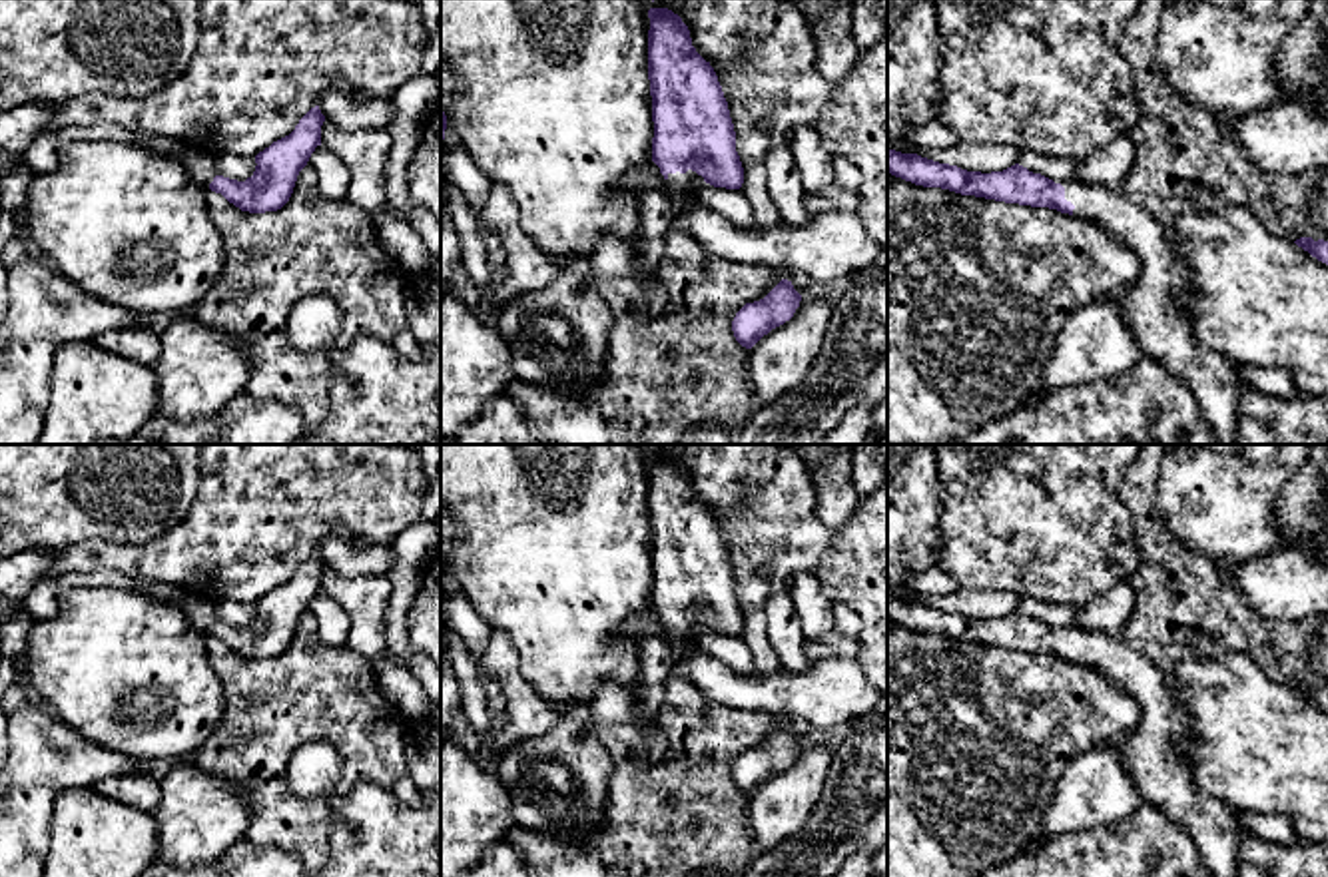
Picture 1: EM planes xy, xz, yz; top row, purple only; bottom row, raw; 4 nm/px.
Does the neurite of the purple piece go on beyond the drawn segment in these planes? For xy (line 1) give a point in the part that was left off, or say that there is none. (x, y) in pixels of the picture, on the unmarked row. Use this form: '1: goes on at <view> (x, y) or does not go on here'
1: does not go on here

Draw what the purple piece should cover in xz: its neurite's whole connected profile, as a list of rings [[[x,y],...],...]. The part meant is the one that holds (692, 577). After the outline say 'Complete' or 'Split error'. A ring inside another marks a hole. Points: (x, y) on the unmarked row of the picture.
[[[650,454],[648,476],[648,526],[652,542],[652,608],[660,614],[674,640],[672,660],[686,650],[696,650],[704,630],[740,636],[744,614],[736,598],[736,578],[728,548],[710,508],[692,492],[690,476],[678,460],[668,454]]]. Split error

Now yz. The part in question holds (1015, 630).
[[[887,596],[887,620],[923,634],[1093,666],[1141,706],[1139,728],[1121,741],[1125,767],[1143,799],[1190,829],[1212,877],[1236,877],[1236,813],[1194,787],[1184,759],[1188,716],[1176,706],[1166,672],[1125,638],[1079,626],[1053,628],[1019,610],[991,620],[967,618],[895,596]]]. Split error

